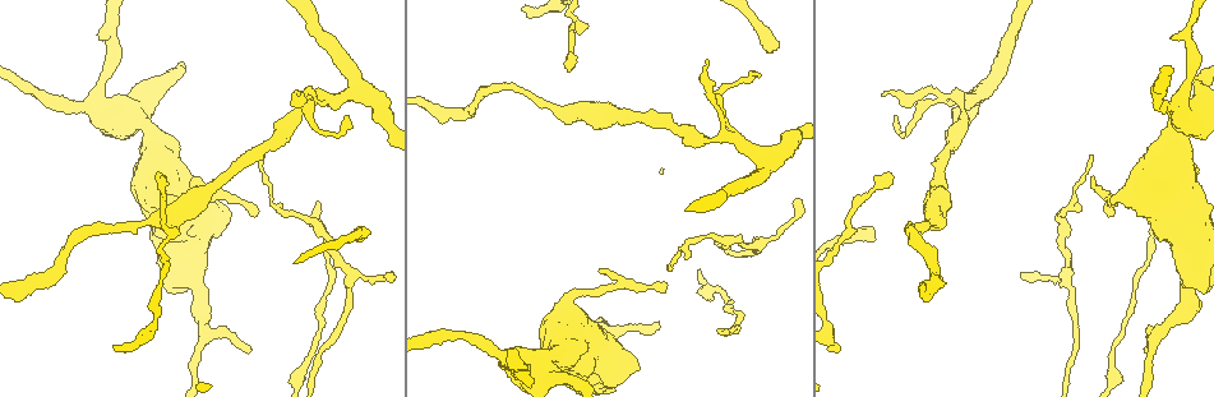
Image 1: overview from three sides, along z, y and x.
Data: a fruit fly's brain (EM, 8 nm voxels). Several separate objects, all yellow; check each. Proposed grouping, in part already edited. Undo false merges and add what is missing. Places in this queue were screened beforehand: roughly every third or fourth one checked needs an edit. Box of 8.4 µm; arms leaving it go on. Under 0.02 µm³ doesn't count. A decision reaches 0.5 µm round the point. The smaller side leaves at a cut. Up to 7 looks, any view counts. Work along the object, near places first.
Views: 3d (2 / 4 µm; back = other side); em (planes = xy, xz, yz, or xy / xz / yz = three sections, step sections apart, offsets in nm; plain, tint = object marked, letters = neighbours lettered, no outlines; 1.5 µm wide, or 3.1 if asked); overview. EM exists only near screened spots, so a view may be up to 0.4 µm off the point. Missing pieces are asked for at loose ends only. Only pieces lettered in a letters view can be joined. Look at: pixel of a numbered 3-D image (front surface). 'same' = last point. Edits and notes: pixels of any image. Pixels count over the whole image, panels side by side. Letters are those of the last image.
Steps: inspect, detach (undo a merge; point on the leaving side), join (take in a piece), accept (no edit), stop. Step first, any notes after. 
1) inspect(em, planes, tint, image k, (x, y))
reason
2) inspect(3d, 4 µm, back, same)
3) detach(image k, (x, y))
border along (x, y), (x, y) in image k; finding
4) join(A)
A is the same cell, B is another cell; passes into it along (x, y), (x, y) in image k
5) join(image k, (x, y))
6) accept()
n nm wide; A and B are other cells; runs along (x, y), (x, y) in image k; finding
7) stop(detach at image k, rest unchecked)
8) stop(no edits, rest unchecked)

inspect(3d, 4 µm, image 1, (638, 368))
touches itself

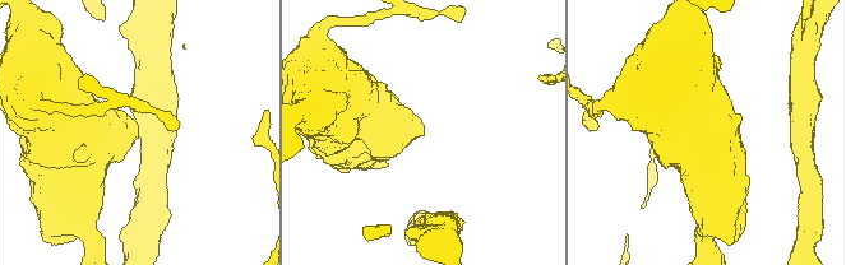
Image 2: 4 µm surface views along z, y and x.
inspect(em, xz, step 4, tint, image 2, (422, 132))

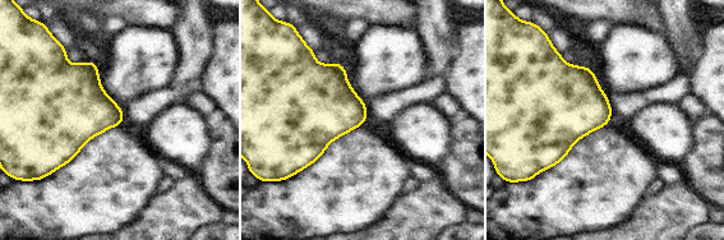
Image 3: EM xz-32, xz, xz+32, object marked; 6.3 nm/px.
inspect(em, planes, letters, same)
another direction

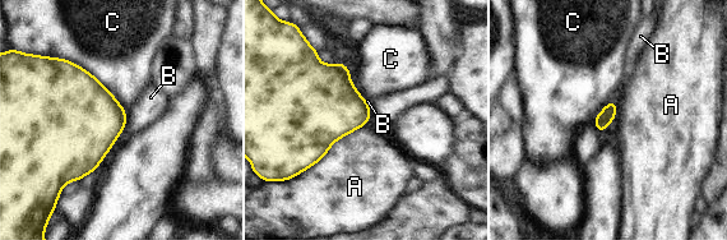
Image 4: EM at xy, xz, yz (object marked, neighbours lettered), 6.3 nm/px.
accept()
A, B and C are other cells; border along (365, 125), (339, 138), (297, 175) in image 4; continuous, no second neuron

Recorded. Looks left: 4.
inspect(3d, 4 µm, back, image 1, (1089, 155))
tapers out

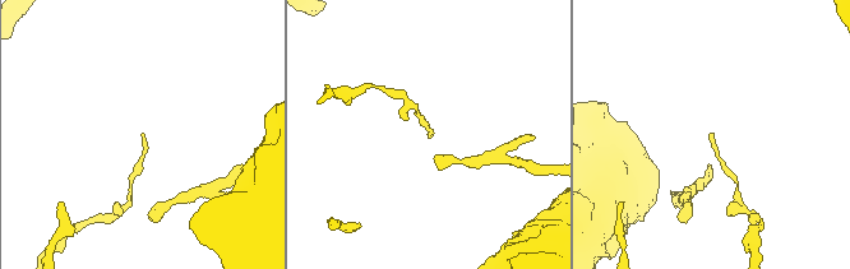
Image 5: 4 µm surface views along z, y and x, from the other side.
inspect(em, xz, step 4, tint, image 5, (144, 137))

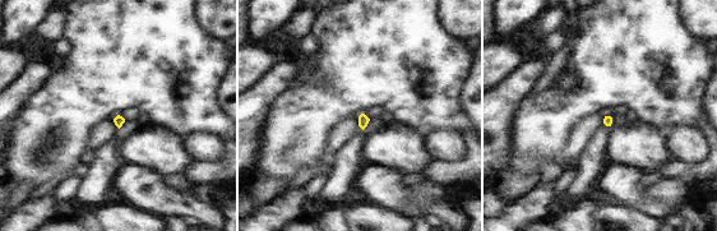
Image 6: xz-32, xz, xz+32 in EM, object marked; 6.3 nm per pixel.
inspect(em, planes, letters, same)
cut it another way

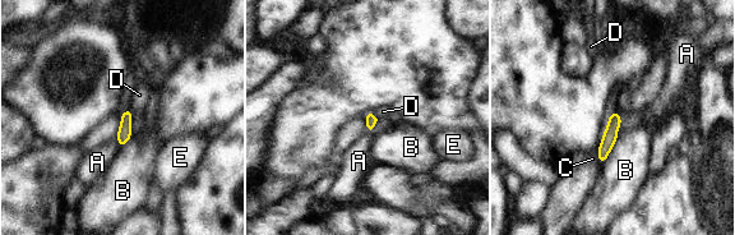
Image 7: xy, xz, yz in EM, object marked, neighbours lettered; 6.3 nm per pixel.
accept()
A, B, C, D and E are other cells; runs along (615, 115), (602, 159) in image 7; no lettered piece goes on from it

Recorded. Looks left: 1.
stop(no edits, rest unchecked)

